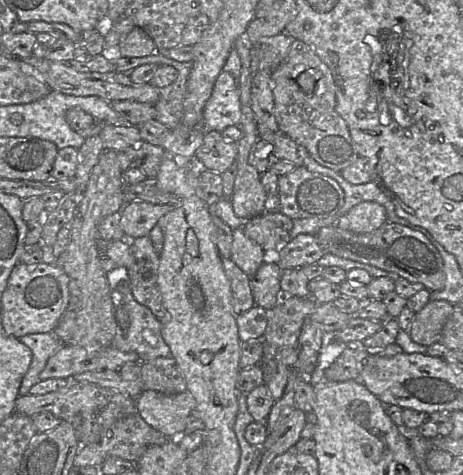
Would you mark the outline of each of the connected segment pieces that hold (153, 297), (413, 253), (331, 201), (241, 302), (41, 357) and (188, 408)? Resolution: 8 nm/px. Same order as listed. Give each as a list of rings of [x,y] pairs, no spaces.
[[[149,236],[128,240],[132,264],[121,272],[120,278],[125,279],[135,300],[149,308],[162,323],[164,308],[158,286],[159,254],[155,252]]]
[[[386,222],[375,231],[364,234],[354,233],[349,230],[341,229],[336,225],[330,225],[320,228],[315,235],[327,253],[375,266],[391,274],[395,274],[400,278],[404,278],[411,283],[420,283],[429,291],[439,291],[445,286],[444,265],[438,250],[422,233],[403,225],[394,222]]]
[[[296,167],[278,179],[280,212],[292,220],[302,218],[326,218],[336,215],[344,204],[344,192],[330,177],[309,171],[306,167]]]
[[[222,258],[222,265],[231,284],[233,312],[235,315],[242,314],[255,305],[251,278],[230,258]]]
[[[53,332],[27,334],[19,338],[32,352],[30,367],[22,379],[19,395],[29,395],[29,390],[40,381],[39,374],[45,368],[47,361],[62,346],[62,342]]]
[[[144,390],[136,398],[140,417],[168,438],[177,438],[185,431],[195,408],[195,399],[188,390],[179,394]]]

